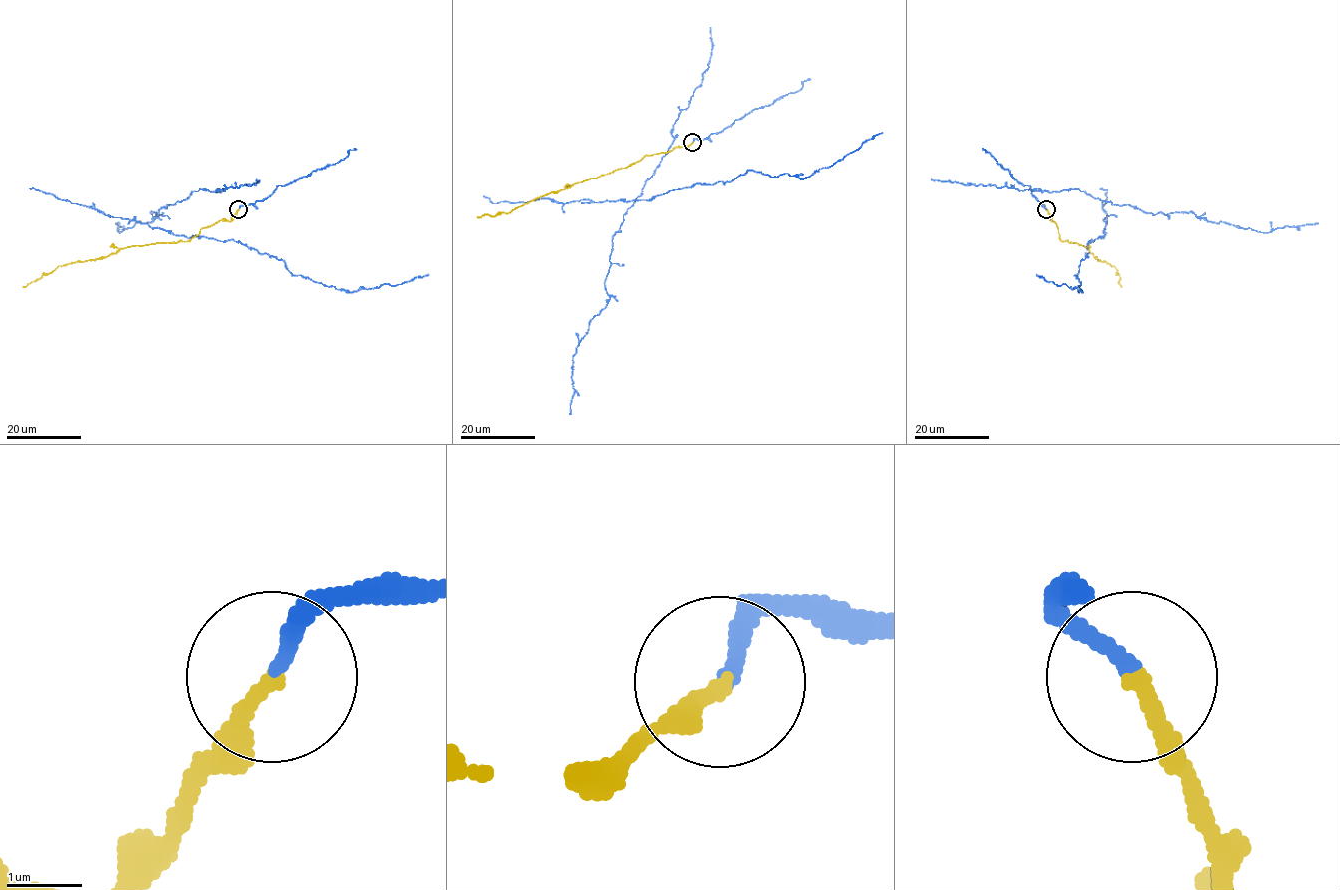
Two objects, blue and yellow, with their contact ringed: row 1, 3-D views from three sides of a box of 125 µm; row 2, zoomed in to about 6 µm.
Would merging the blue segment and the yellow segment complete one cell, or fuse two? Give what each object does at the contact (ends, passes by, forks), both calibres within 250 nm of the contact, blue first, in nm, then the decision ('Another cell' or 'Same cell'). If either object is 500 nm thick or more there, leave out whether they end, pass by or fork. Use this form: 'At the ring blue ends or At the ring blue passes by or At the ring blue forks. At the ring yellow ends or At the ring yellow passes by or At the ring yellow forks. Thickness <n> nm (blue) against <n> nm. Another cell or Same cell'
At the ring blue ends. At the ring yellow ends. Thickness 200 nm (blue) against 200 nm. Same cell

